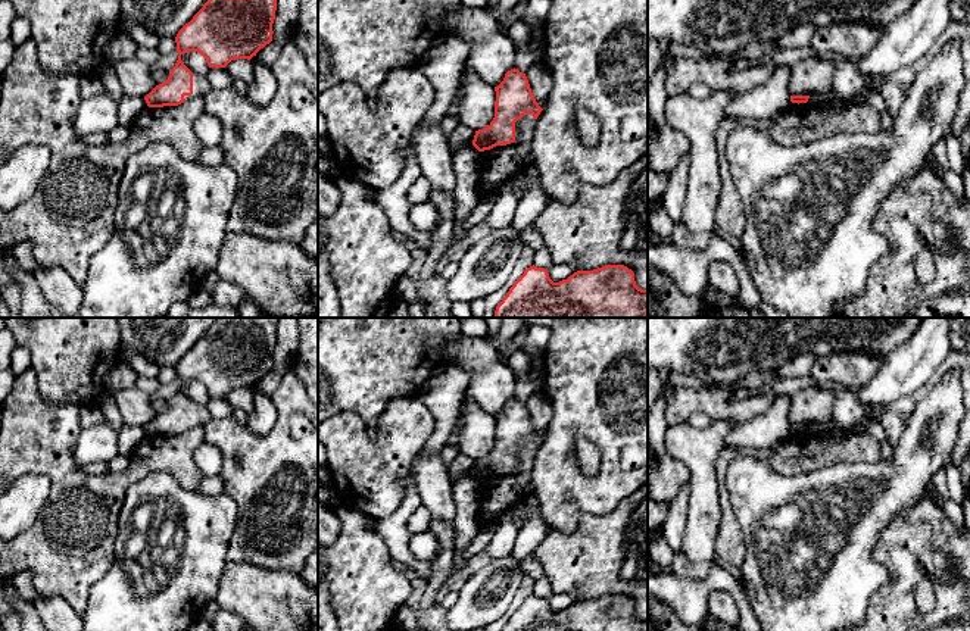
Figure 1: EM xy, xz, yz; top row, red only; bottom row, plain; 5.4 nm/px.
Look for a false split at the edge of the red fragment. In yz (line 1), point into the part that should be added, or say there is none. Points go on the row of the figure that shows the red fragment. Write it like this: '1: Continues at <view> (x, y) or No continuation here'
1: No continuation here

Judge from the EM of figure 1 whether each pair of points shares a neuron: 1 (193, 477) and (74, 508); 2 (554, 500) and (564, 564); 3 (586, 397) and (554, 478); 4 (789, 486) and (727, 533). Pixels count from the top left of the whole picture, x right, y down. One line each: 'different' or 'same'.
1: same
2: different
3: same
4: different

